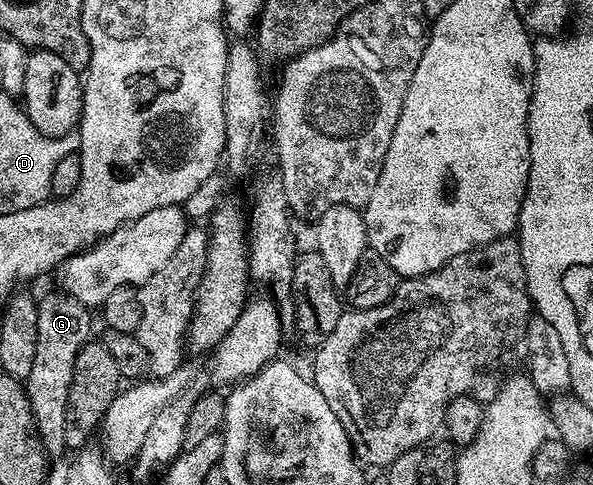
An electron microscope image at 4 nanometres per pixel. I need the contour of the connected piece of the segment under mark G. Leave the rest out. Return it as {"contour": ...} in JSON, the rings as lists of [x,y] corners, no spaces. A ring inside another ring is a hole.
{"contour":[[[56,291],[37,301],[39,340],[35,346],[35,364],[31,375],[23,378],[27,399],[35,415],[35,427],[46,454],[66,452],[67,399],[71,395],[71,379],[75,375],[75,359],[90,340],[93,325],[89,322],[90,306],[79,303],[69,293]]]}

